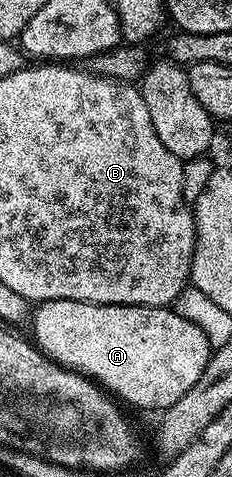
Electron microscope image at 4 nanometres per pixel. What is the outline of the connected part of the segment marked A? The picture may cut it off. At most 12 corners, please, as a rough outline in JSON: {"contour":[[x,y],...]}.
{"contour":[[51,300],[32,341],[125,406],[169,410],[211,345],[168,306]]}

